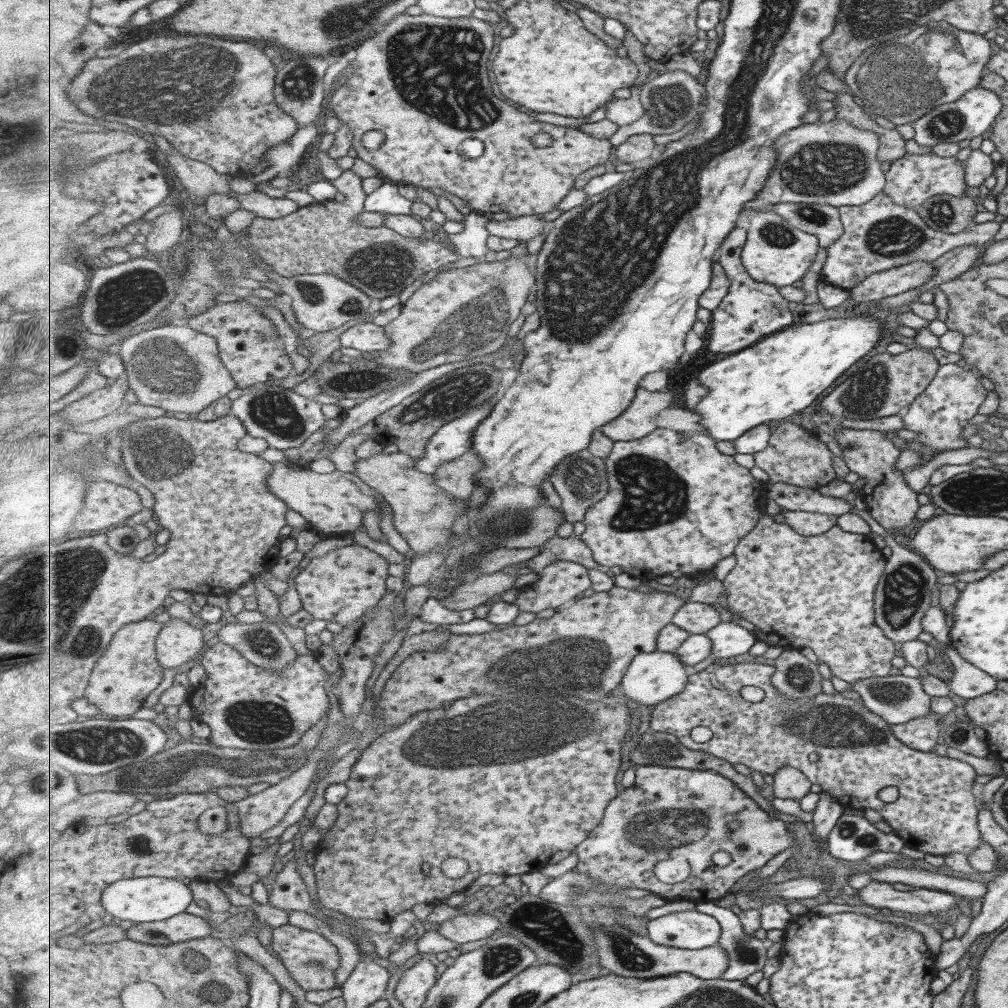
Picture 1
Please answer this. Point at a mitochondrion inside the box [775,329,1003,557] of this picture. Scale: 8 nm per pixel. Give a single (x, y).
(866, 397)

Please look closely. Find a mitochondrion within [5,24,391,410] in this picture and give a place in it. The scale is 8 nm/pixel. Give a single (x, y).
(173, 87)

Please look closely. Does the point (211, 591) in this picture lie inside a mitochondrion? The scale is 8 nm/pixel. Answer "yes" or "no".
no

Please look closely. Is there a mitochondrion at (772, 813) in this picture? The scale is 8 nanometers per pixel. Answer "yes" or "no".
no

